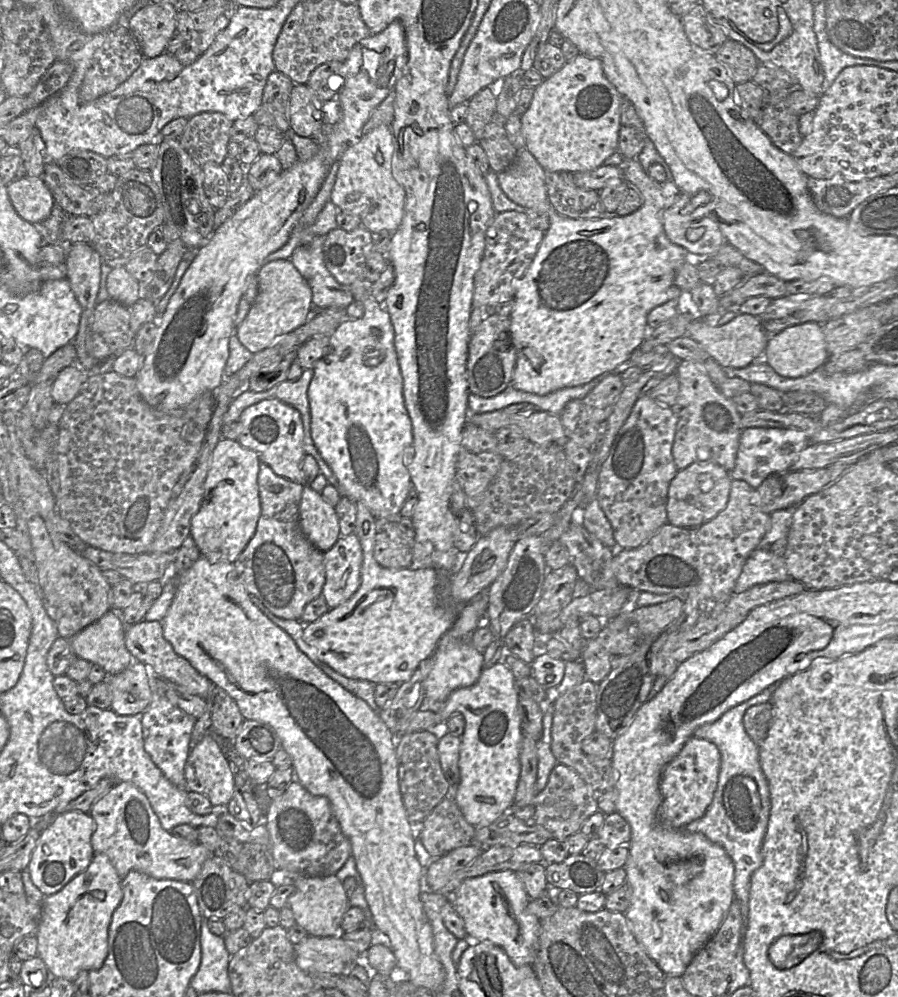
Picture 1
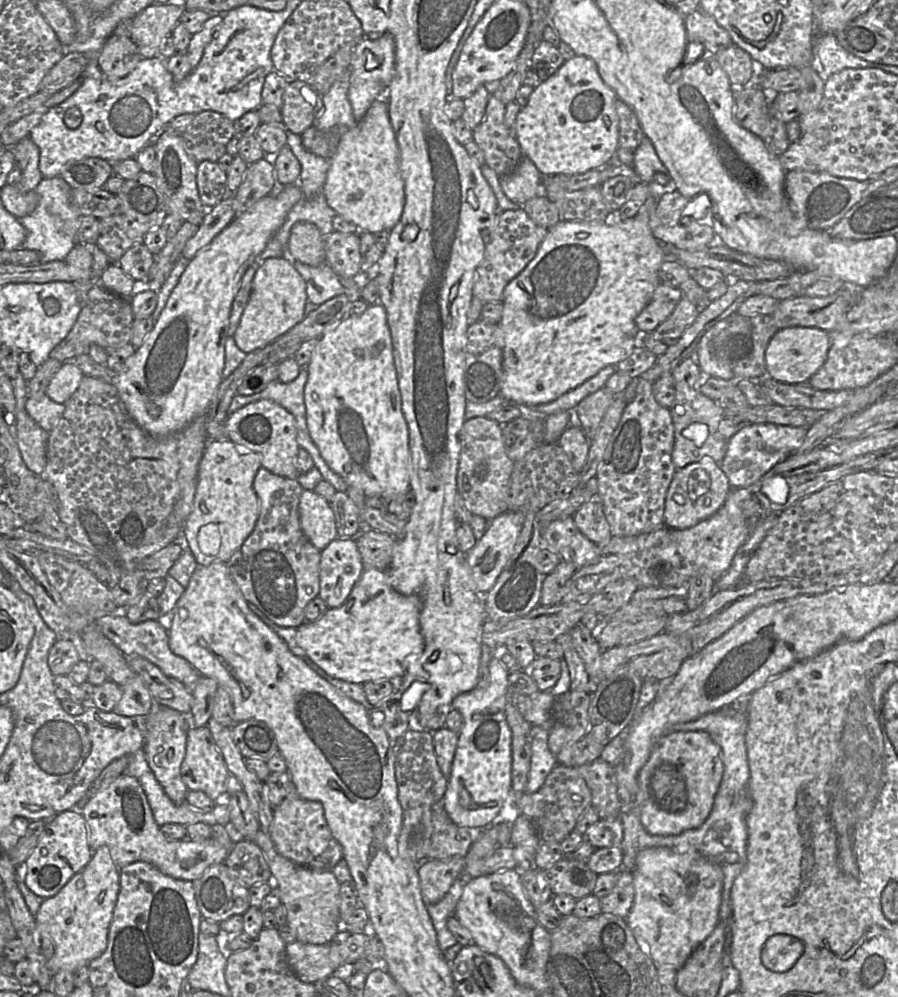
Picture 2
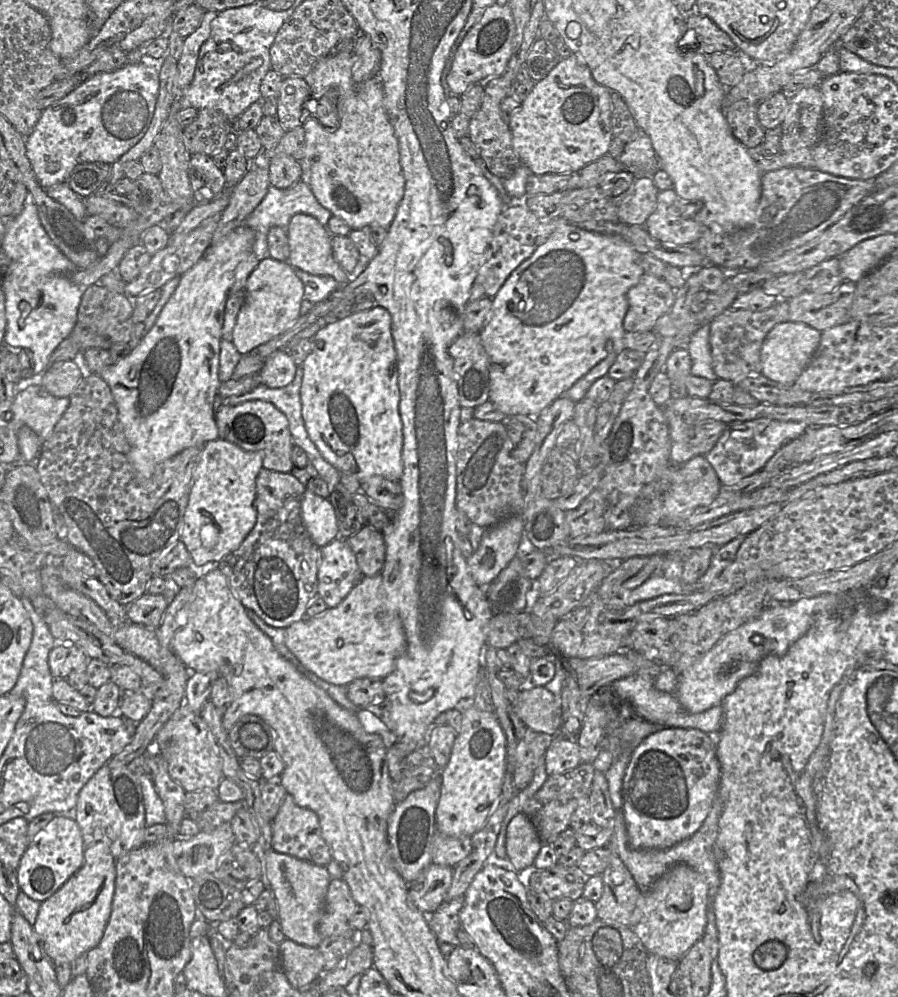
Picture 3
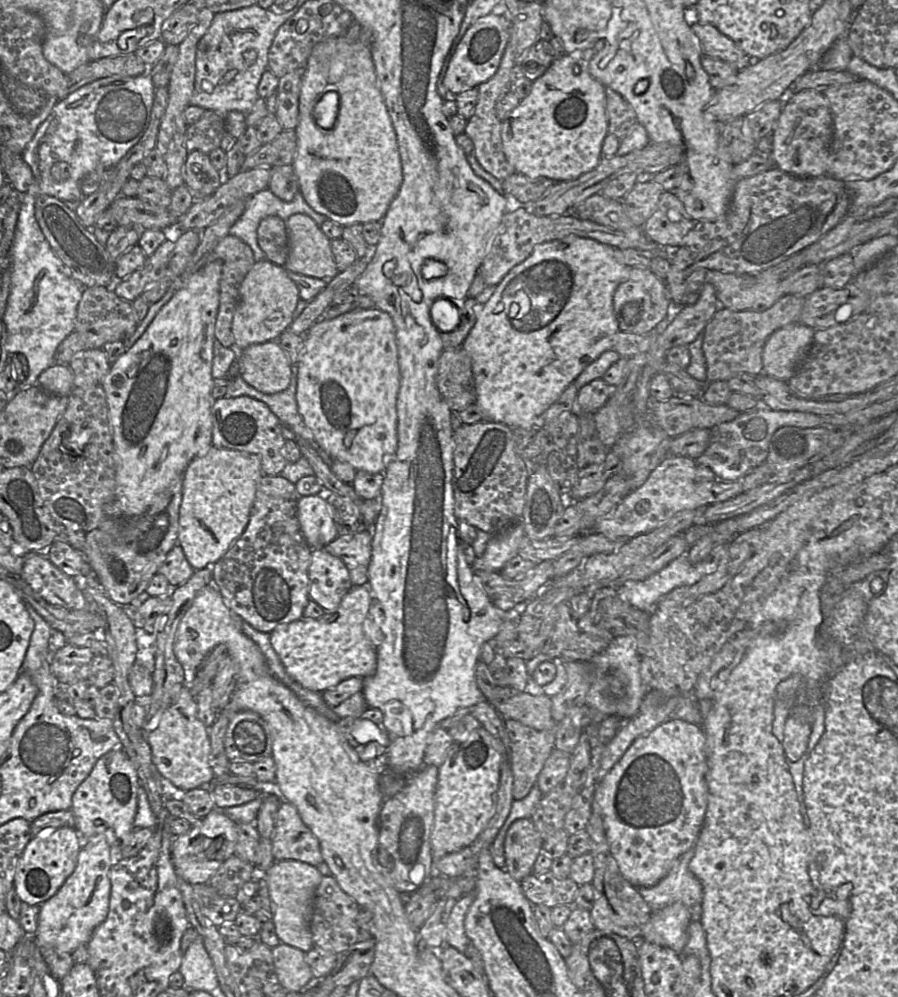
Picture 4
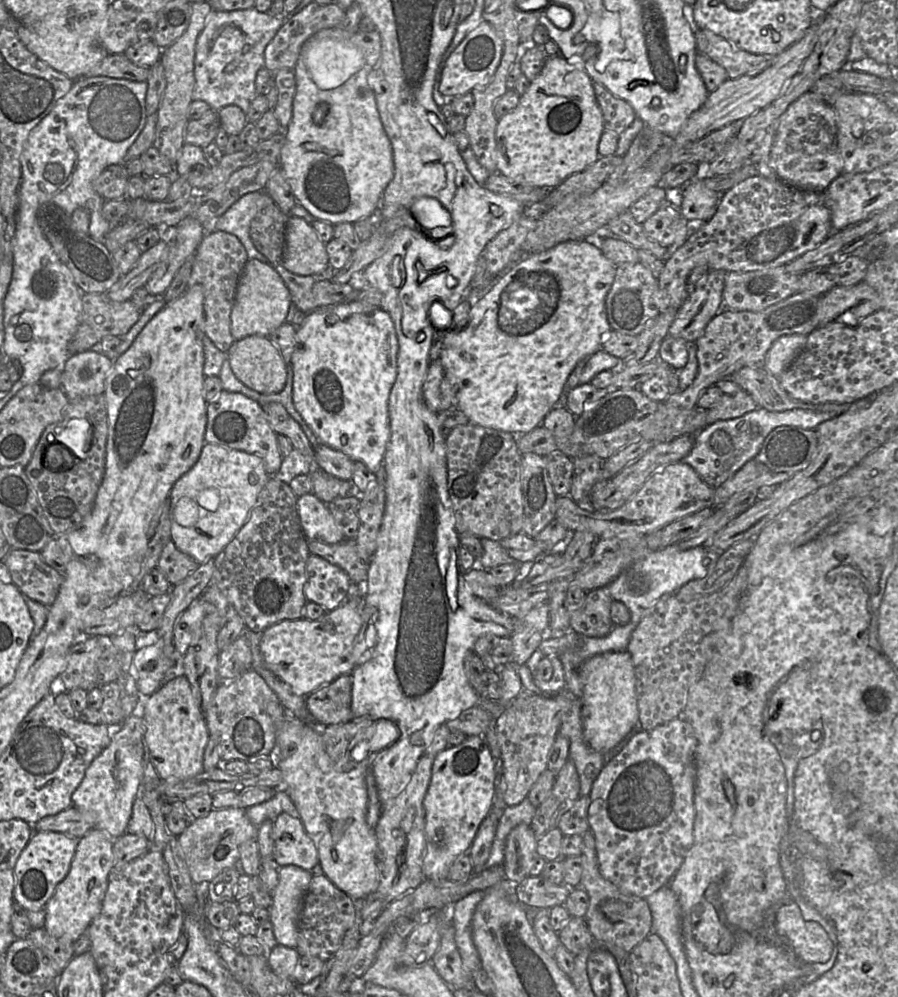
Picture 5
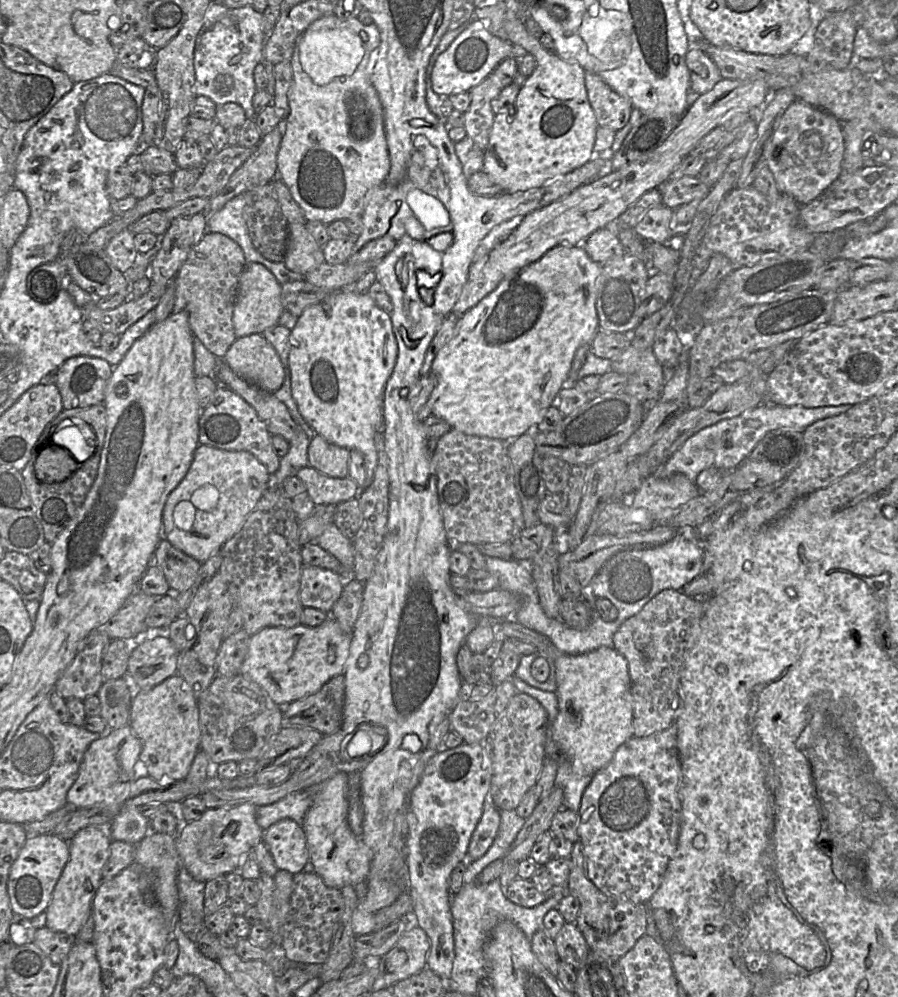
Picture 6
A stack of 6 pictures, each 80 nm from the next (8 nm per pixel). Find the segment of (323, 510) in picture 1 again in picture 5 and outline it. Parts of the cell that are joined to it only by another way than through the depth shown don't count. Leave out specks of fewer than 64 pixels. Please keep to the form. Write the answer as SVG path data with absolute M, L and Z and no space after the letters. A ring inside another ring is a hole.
M313 493L298 497L297 508L308 541L337 544L345 539L327 504Z

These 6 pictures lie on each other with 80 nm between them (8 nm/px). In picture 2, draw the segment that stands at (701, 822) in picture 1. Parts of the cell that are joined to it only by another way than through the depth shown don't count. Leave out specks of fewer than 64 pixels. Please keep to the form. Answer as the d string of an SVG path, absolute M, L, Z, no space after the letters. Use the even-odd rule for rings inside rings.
M744 701L731 704L696 720L674 725L673 731L706 732L721 748L723 776L712 810L704 823L695 829L686 830L678 835L650 835L641 824L637 804L621 802L619 818L623 825L623 840L620 845L623 852L623 868L632 873L637 853L644 848L667 847L677 853L696 851L722 868L724 873L722 898L729 898L733 882L747 861L747 817L753 807L749 791L750 768L746 747L747 716L743 703Z

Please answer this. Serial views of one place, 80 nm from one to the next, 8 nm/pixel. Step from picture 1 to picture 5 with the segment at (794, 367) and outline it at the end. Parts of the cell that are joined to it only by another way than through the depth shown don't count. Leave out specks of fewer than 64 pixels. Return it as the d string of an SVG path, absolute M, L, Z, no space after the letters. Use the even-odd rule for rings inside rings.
M803 334L784 335L773 342L766 354L764 368L778 377L796 359L804 348L807 336Z

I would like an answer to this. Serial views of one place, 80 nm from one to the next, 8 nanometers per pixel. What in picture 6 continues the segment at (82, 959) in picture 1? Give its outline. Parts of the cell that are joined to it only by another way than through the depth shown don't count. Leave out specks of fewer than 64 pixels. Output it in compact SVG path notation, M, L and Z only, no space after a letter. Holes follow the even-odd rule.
M88 826L68 841L70 856L45 910L46 926L54 931L76 936L92 914L92 902L102 883L102 870L109 857L111 838L106 829Z

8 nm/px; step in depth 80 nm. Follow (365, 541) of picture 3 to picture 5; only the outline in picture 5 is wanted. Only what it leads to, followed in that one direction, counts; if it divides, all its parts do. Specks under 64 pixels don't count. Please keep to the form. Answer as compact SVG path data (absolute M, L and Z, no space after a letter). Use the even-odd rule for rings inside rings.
M344 539L337 544L326 544L318 541L308 541L311 555L319 556L329 563L338 566L346 572L352 584L365 584L370 562L364 562L358 555L355 539Z

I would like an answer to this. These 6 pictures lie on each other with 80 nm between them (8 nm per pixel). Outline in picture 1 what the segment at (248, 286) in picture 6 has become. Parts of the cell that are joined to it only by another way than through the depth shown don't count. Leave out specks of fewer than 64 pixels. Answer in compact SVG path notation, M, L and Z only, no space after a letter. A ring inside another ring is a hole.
M290 259L263 264L257 272L257 282L258 294L235 333L253 354L272 346L282 336L303 325L312 307L311 288Z

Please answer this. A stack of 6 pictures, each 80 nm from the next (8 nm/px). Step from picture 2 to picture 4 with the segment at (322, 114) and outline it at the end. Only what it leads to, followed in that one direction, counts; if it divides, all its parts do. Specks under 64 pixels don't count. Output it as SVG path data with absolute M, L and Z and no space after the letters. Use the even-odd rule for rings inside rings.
M344 37L322 41L314 46L301 78L299 122L295 128L297 151L292 162L299 191L311 208L342 227L381 222L399 192L403 173L396 134L379 89L370 48L360 41L347 42ZM328 91L338 93L339 110L333 128L323 129L315 122L314 107Z

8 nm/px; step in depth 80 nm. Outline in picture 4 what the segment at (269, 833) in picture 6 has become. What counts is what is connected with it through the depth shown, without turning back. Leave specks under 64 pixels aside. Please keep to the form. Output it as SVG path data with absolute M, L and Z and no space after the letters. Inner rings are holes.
M282 800L276 814L272 854L275 861L298 860L314 867L324 862L318 839L286 800Z

